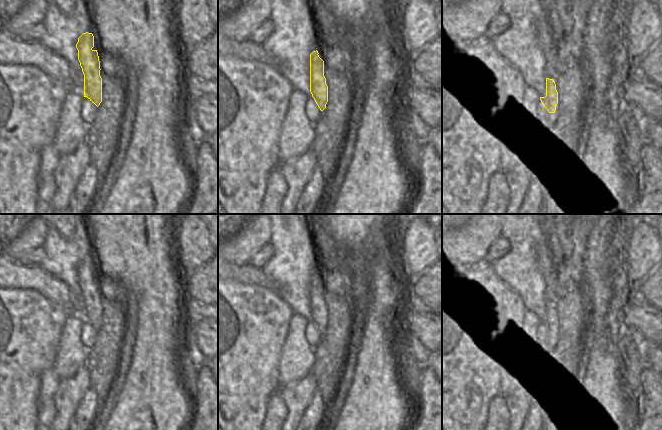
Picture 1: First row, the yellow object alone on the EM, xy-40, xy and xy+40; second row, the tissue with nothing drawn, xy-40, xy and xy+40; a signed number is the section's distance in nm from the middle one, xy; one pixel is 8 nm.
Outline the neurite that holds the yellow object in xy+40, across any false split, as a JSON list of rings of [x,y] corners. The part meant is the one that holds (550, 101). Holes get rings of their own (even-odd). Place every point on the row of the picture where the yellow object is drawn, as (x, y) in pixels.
[[[546,78],[546,96],[540,97],[540,100],[547,109],[544,120],[539,123],[539,126],[542,130],[542,136],[544,136],[544,132],[554,118],[554,112],[558,104],[558,92],[556,90],[556,84],[553,79]]]

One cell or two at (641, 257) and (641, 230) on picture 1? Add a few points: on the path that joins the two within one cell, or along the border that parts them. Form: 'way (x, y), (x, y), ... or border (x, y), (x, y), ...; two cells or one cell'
way (641, 250), (641, 237); one cell

